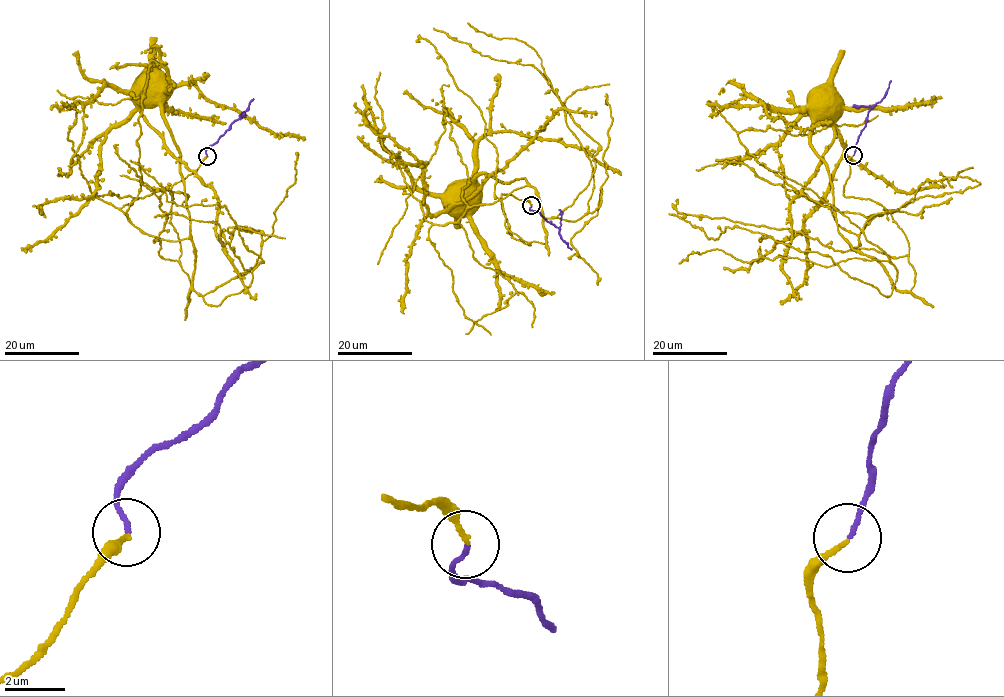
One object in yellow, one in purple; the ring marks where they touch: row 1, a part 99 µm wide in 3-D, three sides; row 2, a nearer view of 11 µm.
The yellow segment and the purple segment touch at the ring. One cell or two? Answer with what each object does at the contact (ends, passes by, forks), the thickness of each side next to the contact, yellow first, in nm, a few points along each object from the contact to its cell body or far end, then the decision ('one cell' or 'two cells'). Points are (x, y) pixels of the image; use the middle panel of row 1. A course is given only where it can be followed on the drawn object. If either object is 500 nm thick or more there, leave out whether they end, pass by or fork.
yellow ends | purple ends | 160/140 nm | yellow via (531, 205), (501, 195), (511, 235), (545, 243), (538, 192), (524, 178), (502, 183), (484, 174), (462, 193) | purple via (531, 205), (530, 209), (539, 212), (555, 224), (572, 249) | one cell

